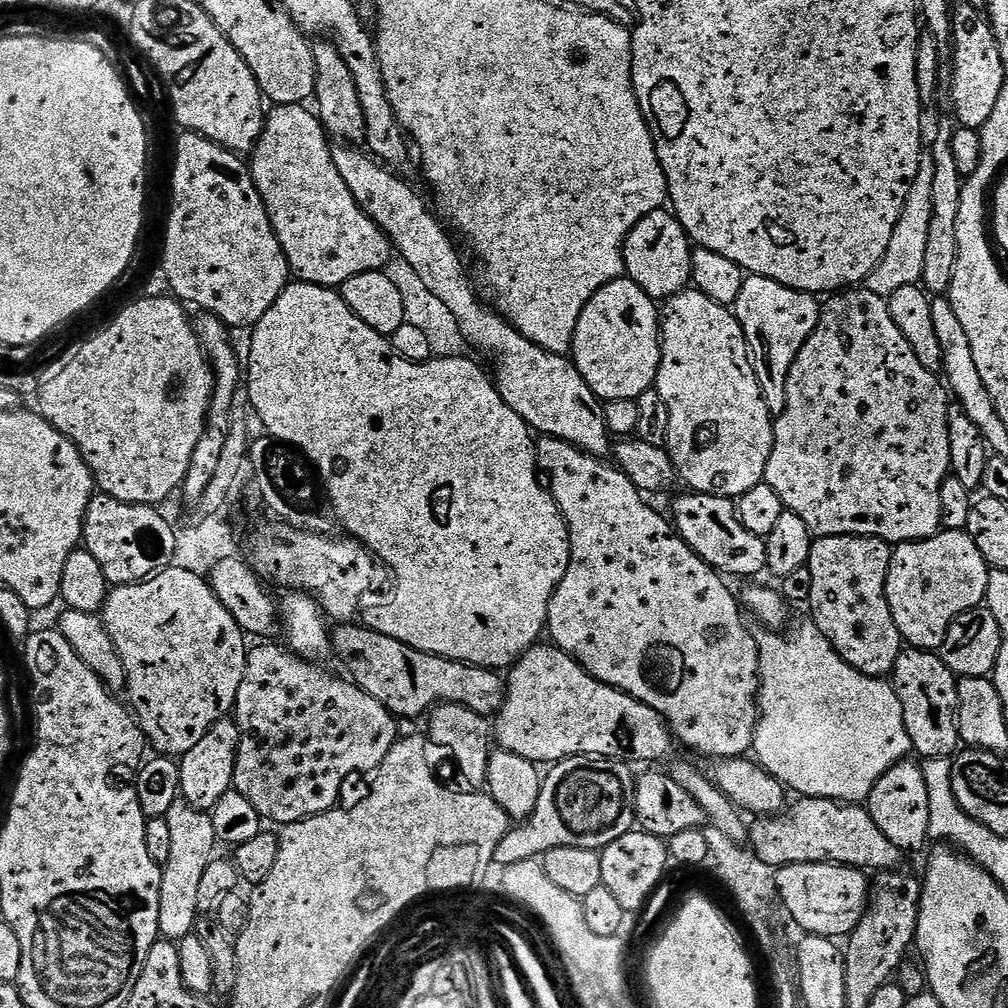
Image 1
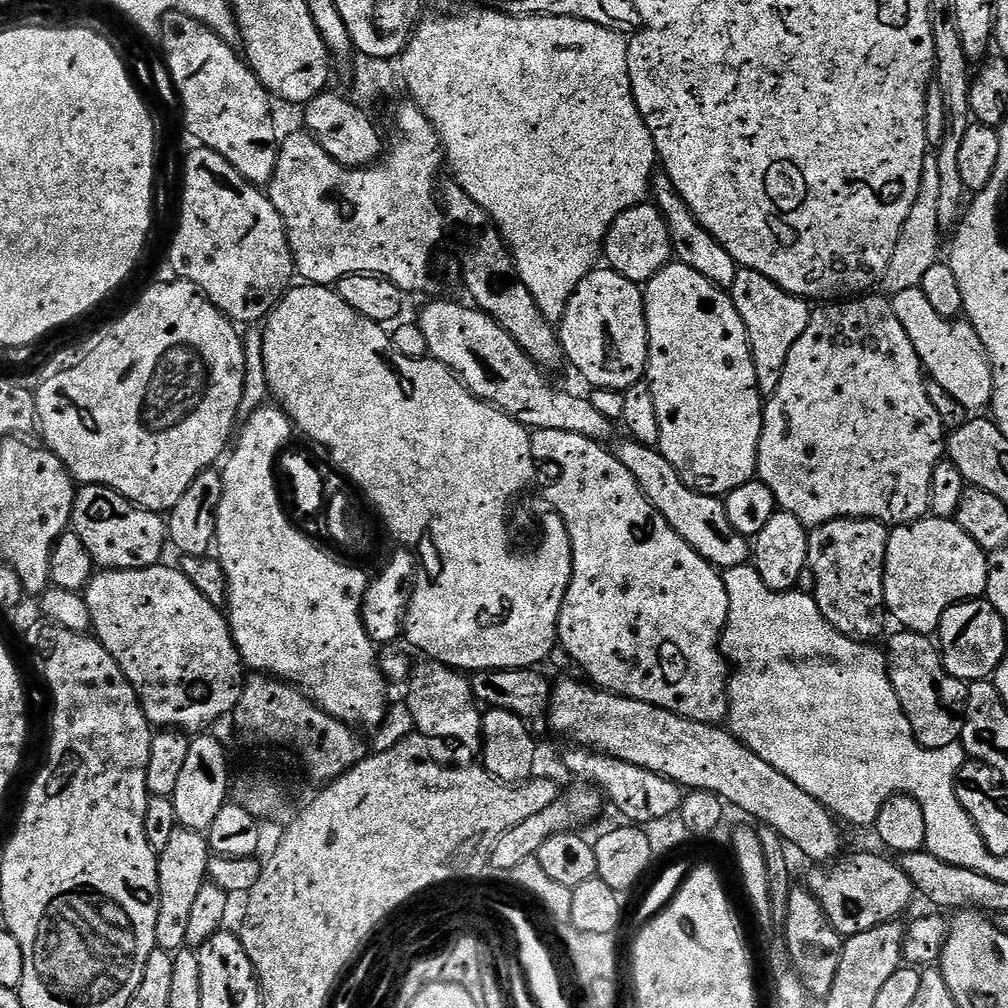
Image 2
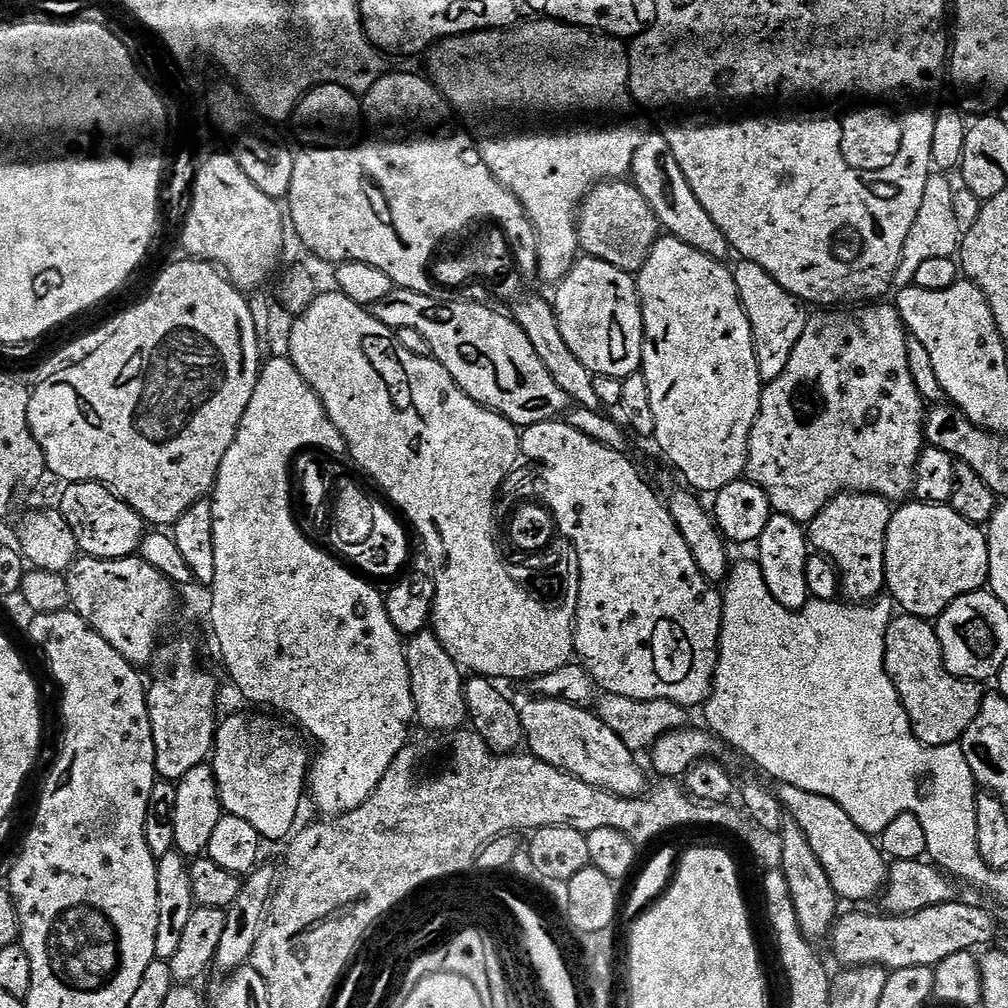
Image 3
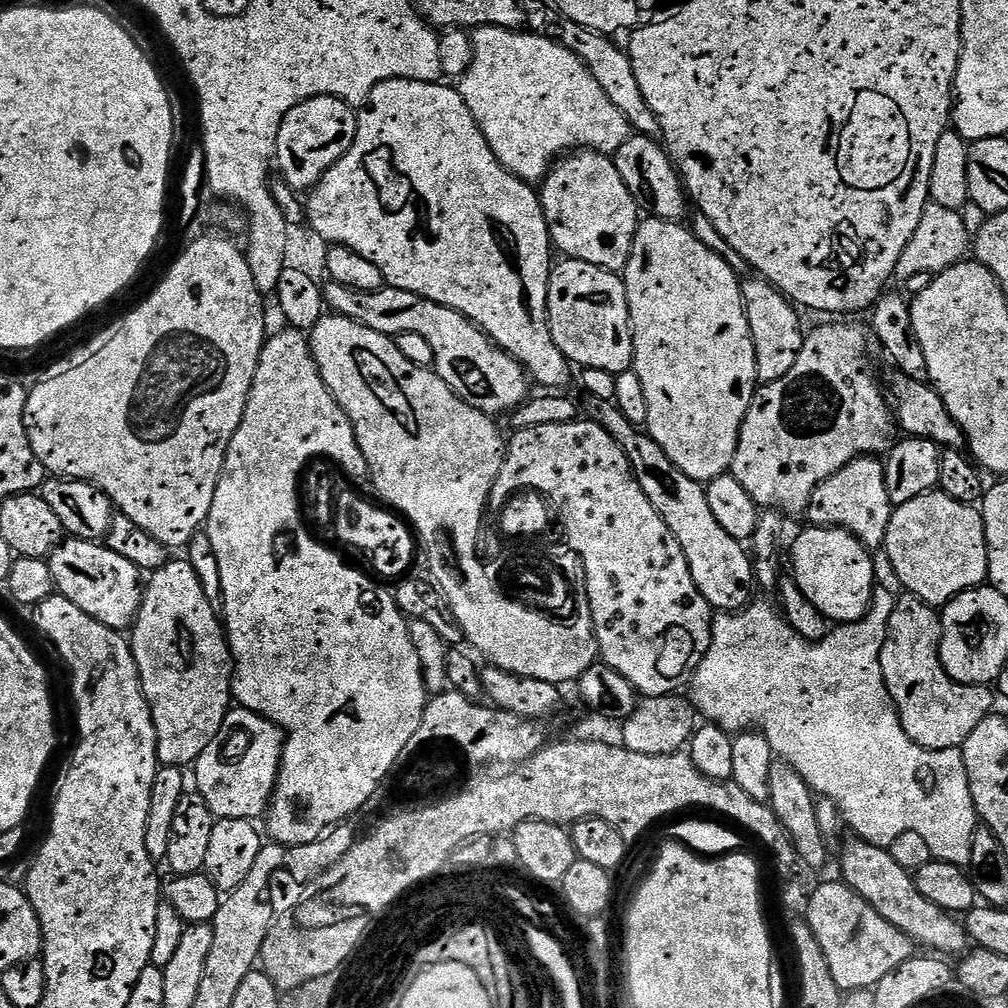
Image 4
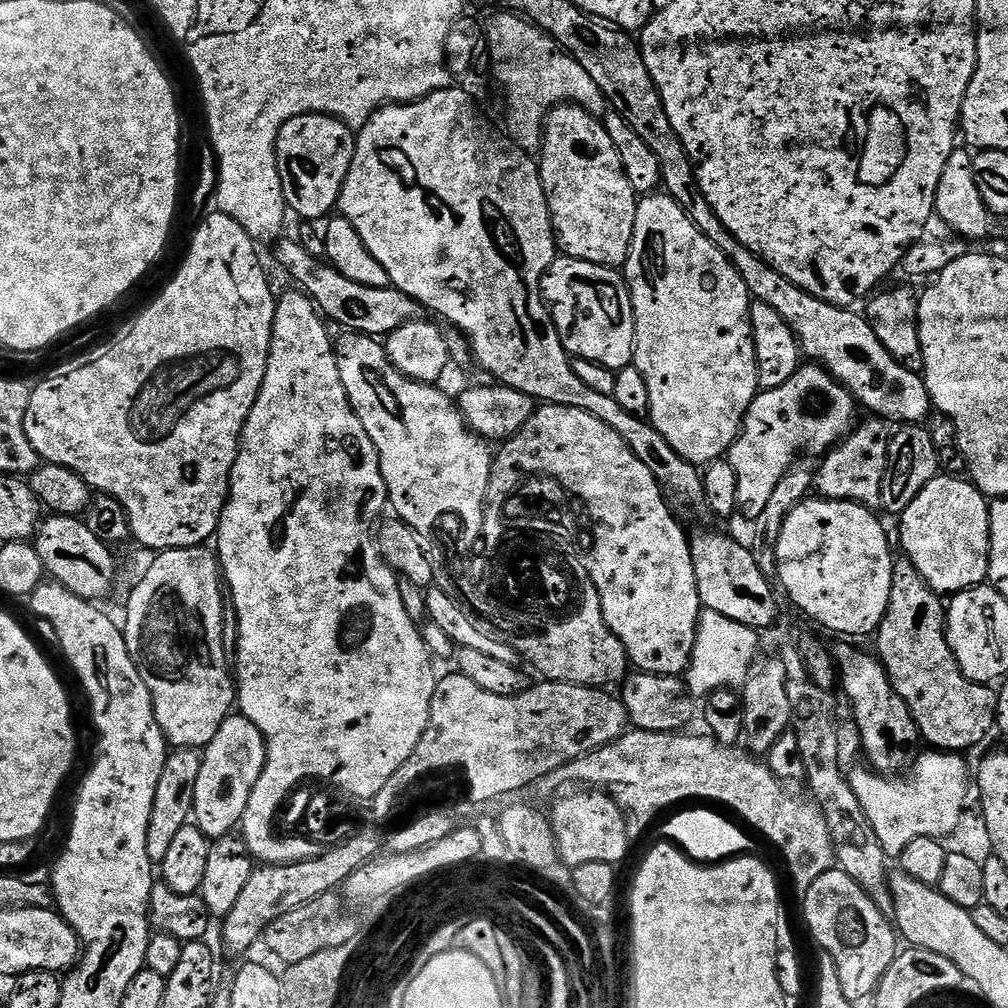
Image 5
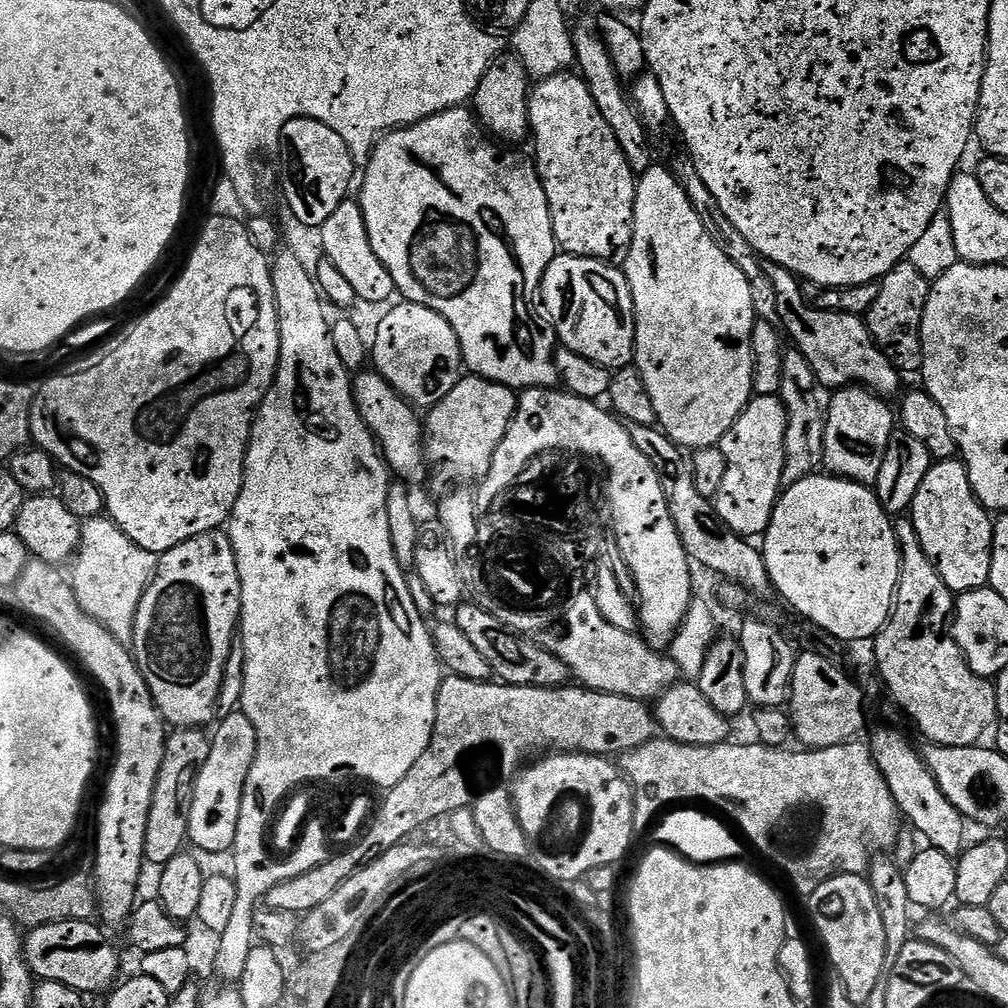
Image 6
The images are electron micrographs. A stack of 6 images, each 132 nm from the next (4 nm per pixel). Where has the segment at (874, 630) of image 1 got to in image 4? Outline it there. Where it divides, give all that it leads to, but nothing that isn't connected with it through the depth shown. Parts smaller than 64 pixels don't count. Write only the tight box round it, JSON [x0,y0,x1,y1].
[807,456,894,550]

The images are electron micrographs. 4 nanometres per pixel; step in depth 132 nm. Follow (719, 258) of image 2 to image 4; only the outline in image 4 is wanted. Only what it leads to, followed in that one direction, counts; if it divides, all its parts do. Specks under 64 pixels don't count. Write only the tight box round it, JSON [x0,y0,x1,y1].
[614,134,690,221]

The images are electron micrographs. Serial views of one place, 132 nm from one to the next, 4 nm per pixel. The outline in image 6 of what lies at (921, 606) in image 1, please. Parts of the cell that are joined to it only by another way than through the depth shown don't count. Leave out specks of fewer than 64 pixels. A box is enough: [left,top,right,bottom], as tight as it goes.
[910,459,993,594]

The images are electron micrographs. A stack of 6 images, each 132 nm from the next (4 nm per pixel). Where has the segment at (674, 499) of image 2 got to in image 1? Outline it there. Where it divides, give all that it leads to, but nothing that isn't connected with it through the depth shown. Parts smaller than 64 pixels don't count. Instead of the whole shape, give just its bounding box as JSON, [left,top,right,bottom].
[671,491,768,578]

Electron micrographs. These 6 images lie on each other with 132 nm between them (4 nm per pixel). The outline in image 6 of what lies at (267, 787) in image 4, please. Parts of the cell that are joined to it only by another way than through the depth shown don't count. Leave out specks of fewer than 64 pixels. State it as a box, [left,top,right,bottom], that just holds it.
[188,714,256,854]

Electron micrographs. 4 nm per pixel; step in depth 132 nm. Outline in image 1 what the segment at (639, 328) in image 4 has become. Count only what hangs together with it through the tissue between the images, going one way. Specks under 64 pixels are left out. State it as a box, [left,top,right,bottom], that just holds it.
[656,290,774,498]

